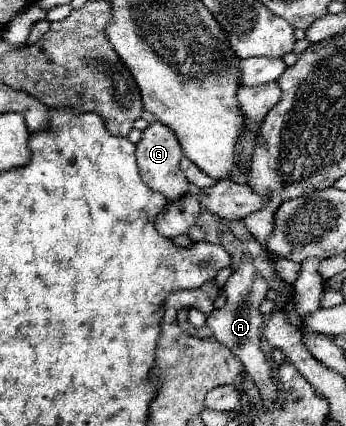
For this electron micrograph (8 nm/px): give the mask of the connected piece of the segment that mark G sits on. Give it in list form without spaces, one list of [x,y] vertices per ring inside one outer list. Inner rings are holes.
[[[153,123],[143,131],[141,141],[137,143],[137,165],[141,171],[141,179],[153,189],[163,193],[167,199],[181,199],[183,195],[189,193],[189,181],[185,179],[183,171],[179,169],[179,161],[183,157],[181,145],[175,141],[177,137],[163,125],[163,123]]]

